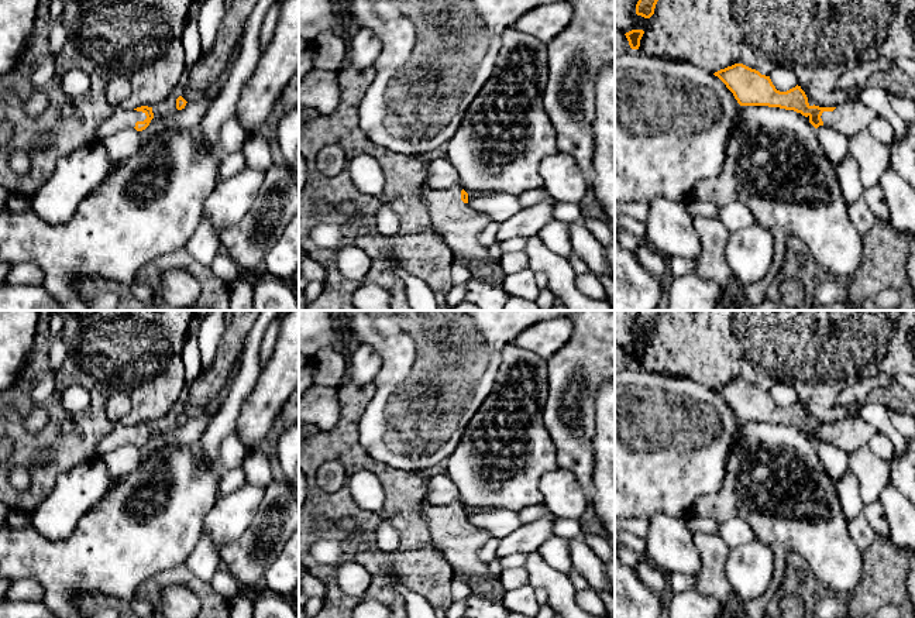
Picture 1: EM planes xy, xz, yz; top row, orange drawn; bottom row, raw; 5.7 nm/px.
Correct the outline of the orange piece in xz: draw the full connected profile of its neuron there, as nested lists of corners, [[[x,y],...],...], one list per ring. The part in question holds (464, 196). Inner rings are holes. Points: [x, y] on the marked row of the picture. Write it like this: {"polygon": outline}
{"polygon": [[[460,183],[448,190],[423,189],[422,198],[426,202],[434,231],[444,238],[453,254],[462,254],[471,258],[475,264],[488,264],[492,275],[488,278],[477,277],[482,284],[503,288],[505,277],[501,264],[491,260],[488,248],[479,243],[479,234],[492,222],[486,214],[474,212],[468,203],[468,193]]]}

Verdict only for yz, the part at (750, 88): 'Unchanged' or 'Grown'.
Grown

